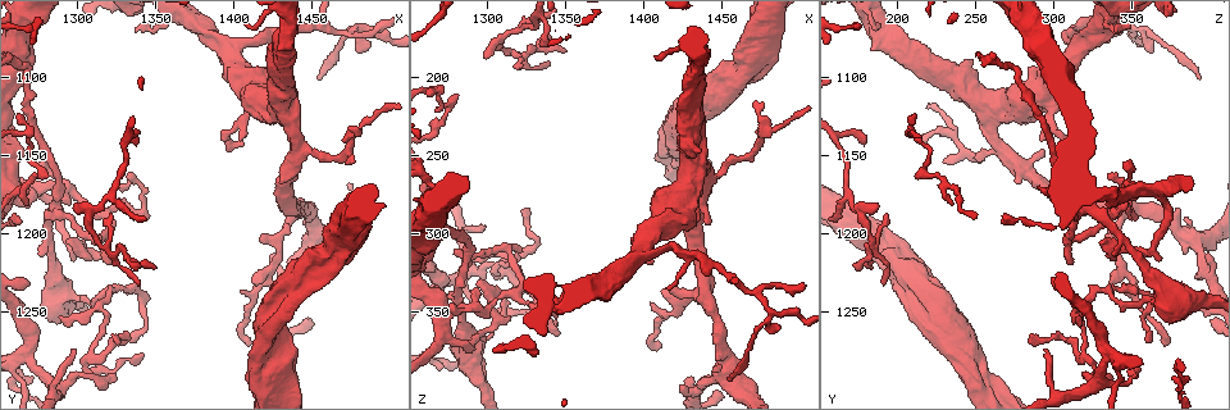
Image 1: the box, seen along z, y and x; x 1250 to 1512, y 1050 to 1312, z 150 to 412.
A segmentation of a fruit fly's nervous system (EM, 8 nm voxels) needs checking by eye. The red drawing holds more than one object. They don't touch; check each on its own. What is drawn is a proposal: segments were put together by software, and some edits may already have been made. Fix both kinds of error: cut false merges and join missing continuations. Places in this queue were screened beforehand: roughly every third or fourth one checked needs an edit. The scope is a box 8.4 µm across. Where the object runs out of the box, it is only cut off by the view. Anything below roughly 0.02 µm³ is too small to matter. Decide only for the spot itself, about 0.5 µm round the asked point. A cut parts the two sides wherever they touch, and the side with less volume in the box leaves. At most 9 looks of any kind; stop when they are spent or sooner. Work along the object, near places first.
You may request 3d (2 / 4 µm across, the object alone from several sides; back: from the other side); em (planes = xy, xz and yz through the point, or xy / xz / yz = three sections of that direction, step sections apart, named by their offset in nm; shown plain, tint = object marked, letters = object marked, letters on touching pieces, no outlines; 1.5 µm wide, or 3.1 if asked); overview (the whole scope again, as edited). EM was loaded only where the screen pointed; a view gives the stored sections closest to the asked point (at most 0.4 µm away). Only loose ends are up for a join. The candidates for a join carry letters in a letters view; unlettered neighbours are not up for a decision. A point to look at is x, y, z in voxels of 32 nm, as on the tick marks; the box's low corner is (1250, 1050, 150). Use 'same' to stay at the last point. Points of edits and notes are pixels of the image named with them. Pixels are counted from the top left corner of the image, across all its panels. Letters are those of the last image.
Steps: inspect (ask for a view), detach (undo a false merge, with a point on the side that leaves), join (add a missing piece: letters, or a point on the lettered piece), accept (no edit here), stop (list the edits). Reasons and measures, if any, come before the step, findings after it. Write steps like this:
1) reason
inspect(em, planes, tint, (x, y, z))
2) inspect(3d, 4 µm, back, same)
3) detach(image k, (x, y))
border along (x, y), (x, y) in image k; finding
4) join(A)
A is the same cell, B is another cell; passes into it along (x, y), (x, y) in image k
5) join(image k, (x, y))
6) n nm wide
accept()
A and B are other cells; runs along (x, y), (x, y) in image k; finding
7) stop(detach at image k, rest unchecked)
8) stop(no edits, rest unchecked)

an open end
inspect(3d, 4 µm, (1424, 1216, 398))

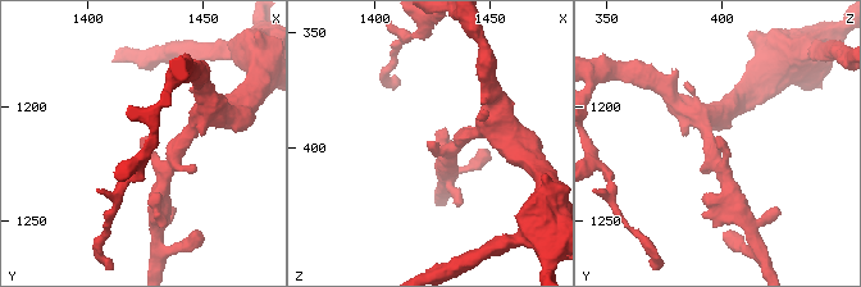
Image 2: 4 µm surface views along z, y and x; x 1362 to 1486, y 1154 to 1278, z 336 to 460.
need the tissue
inspect(em, xz, step 8, tint, (1423, 1214, 397))

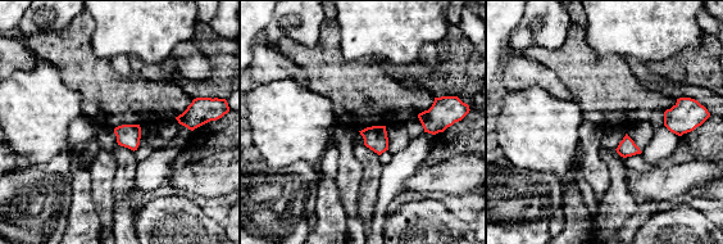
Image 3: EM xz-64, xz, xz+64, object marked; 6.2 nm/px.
inspect(em, planes, letters, same)

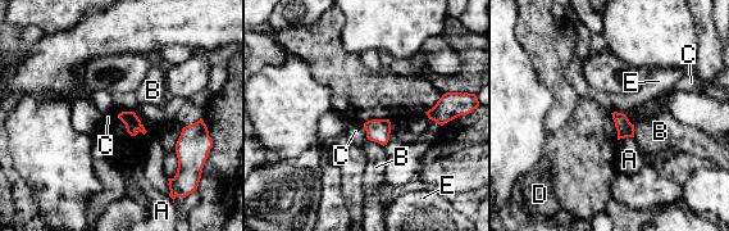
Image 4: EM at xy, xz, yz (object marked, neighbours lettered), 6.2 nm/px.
B touches over 120 nm
accept()
A, B, C, D and E are other cells; border along (363, 123), (368, 139) in image 4; none of them fits

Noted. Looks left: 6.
branch stops here
inspect(3d, 2 µm, (1410, 1226, 338))

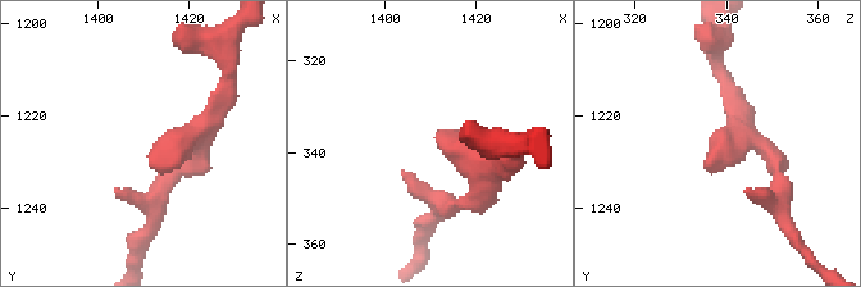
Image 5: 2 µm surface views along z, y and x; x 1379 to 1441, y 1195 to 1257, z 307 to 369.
need the tissue
inspect(em, yz, step 4, letters, (1412, 1228, 336))

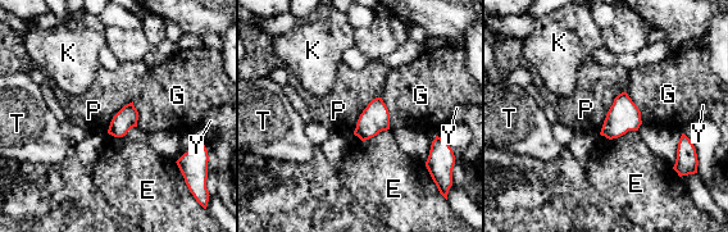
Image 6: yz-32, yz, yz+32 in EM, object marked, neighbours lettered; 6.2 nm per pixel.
140 nm wide
accept()
E, G, K, P, T and Y are other cells; border along (624, 91), (614, 99), (599, 133) in image 6; none of them fits

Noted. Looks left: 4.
four or more arms meet
inspect(3d, 4 µm, (1270, 1278, 332))

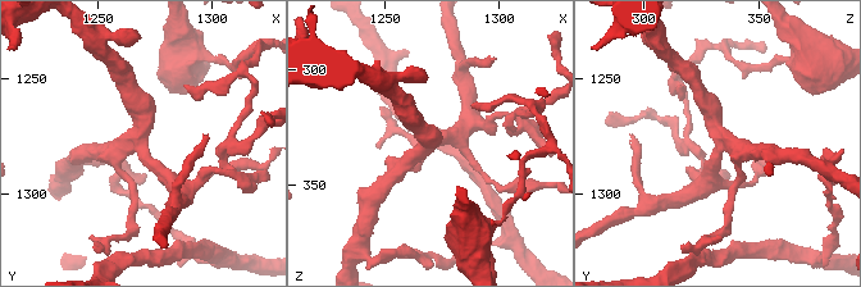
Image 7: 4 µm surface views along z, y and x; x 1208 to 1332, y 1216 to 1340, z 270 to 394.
4 arms
inspect(em, planes, tint, (1269, 1278, 333))

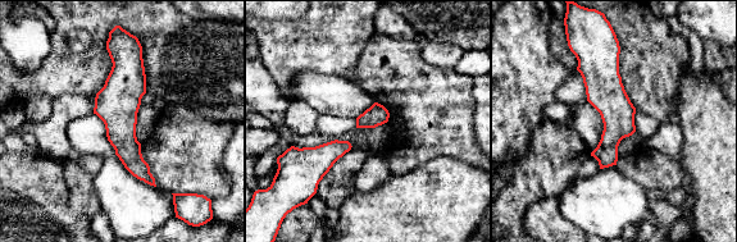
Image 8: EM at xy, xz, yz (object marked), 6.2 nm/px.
what lies round it
inspect(em, planes, letters, same)

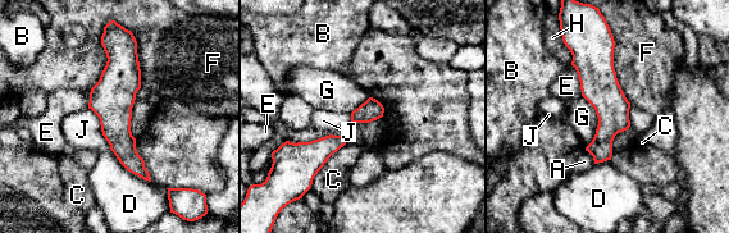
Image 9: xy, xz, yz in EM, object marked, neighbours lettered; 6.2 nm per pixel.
accept()
A, B, C, D, E, F, G, H and J are other cells; border along (582, 95), (597, 118), (586, 147) in image 9; all the same neuron

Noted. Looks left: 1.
stop(no edits, rest unchecked)

